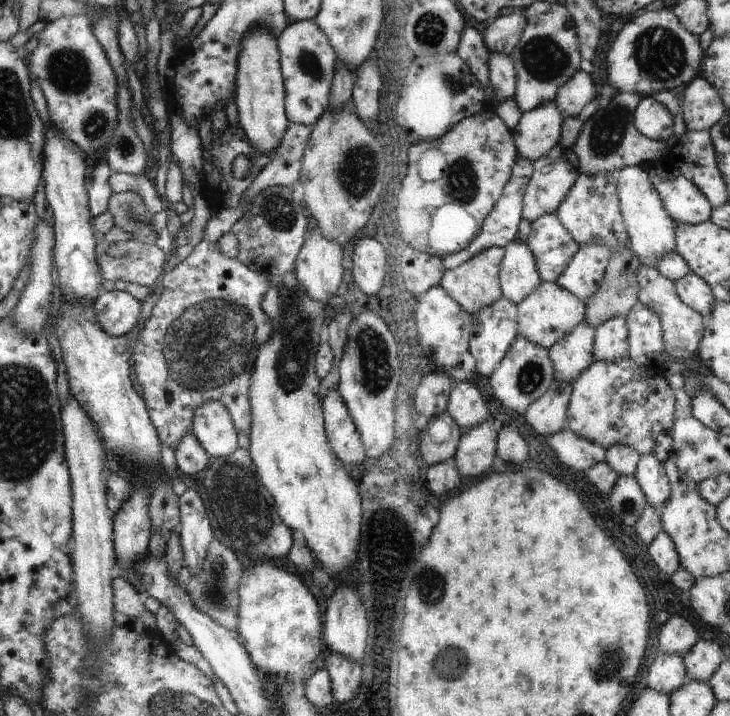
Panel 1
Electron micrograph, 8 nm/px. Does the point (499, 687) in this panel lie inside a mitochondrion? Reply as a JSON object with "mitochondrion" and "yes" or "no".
{"mitochondrion":"no"}

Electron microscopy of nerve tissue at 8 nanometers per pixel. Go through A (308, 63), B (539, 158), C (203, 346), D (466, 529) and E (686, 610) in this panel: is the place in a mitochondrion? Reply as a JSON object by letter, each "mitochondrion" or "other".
{"A":"mitochondrion","B":"other","C":"mitochondrion","D":"other","E":"other"}

